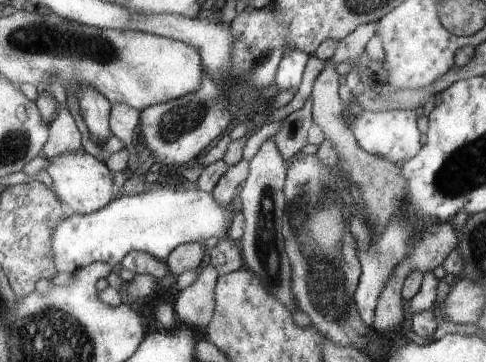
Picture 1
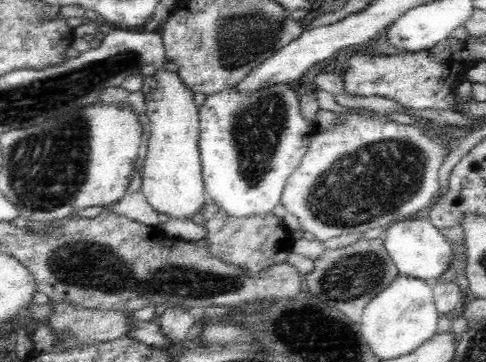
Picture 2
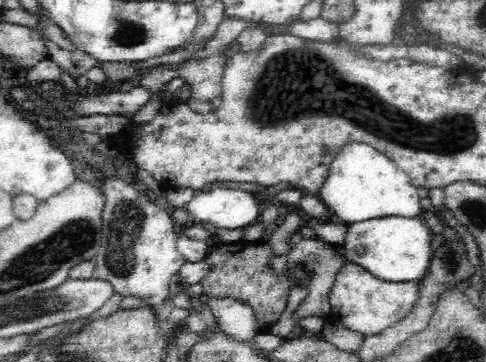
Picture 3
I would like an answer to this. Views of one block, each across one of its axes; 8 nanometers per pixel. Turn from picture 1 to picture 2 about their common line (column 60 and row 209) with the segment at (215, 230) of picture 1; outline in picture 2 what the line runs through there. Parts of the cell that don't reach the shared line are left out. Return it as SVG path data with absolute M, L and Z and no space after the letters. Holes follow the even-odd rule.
M288 80L272 82L258 86L258 90L224 86L222 90L210 94L200 106L200 134L196 148L202 164L204 196L216 202L230 216L266 216L276 206L280 206L288 178L298 170L310 150L312 138L316 134L316 124L314 120L302 116L302 104L298 100L300 94L296 94L288 84Z

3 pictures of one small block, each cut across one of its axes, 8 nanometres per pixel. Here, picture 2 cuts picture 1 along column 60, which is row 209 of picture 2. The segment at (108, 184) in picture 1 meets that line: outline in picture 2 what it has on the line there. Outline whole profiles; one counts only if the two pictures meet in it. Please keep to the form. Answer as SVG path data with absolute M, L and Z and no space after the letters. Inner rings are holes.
M164 58L152 76L142 78L144 84L140 92L144 94L150 136L140 192L158 214L186 220L188 216L198 214L206 202L202 164L196 148L200 134L200 110L194 102L194 92L182 80L182 74L178 70L170 70L166 64L170 64L170 60Z

